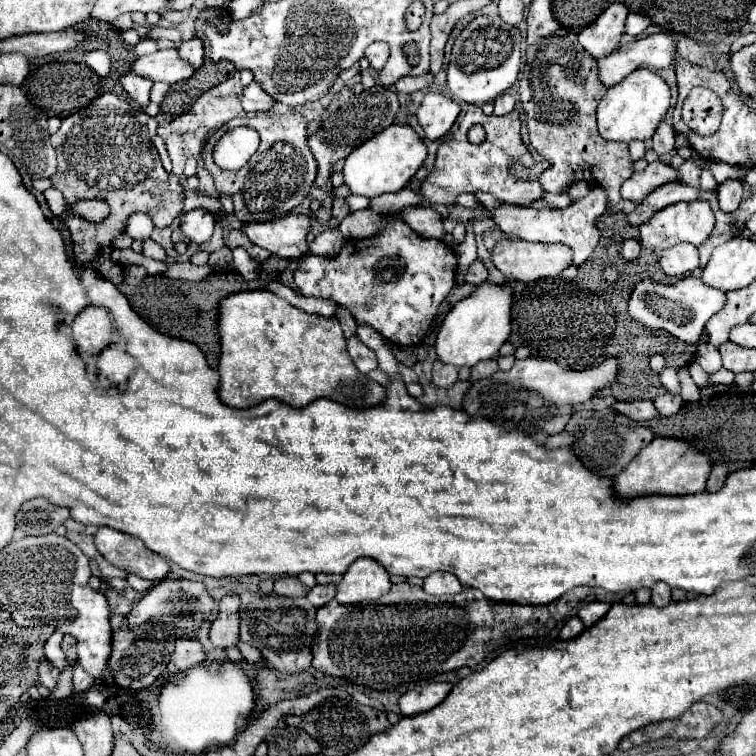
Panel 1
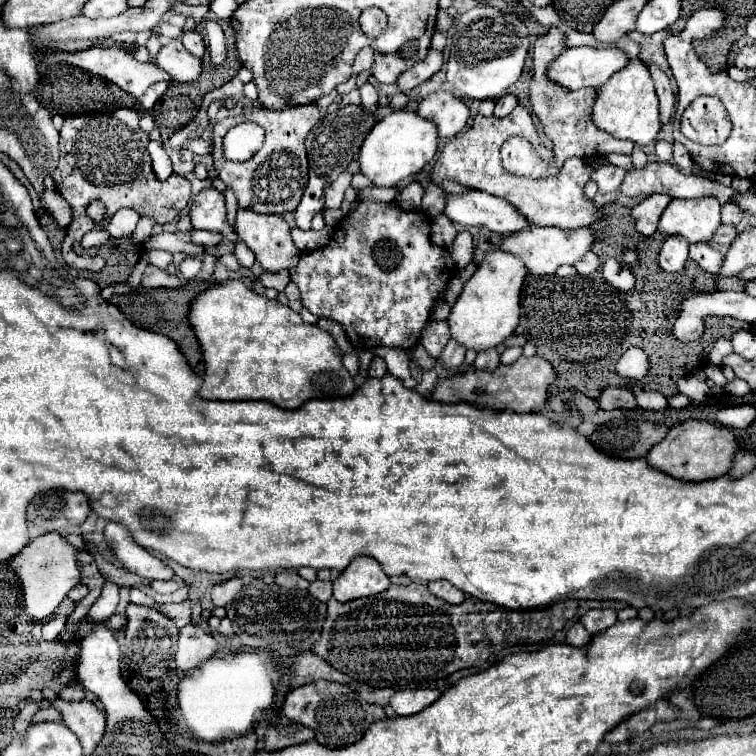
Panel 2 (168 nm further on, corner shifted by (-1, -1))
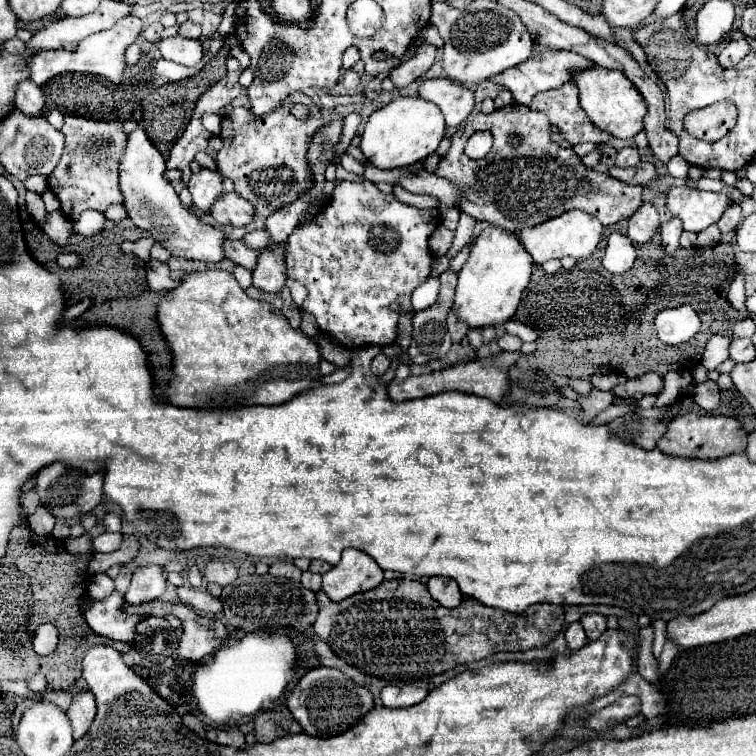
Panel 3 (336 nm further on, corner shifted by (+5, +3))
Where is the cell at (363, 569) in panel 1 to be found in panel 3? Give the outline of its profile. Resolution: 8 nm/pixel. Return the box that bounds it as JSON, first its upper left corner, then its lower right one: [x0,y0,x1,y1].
[322,548,382,602]

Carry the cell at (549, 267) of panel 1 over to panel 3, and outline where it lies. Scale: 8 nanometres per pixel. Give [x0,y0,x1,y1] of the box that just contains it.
[518,210,604,264]

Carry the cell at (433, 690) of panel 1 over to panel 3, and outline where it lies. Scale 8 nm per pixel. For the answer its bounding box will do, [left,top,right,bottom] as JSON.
[380,686,428,708]

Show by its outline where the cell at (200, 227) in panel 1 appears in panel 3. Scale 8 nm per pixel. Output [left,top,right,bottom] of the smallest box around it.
[188,168,222,212]

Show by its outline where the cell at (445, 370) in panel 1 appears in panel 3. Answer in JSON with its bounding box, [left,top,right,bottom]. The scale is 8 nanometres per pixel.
[446,308,468,342]

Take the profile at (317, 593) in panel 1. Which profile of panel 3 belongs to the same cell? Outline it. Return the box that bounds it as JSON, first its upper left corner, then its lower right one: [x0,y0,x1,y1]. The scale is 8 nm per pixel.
[300,572,322,592]

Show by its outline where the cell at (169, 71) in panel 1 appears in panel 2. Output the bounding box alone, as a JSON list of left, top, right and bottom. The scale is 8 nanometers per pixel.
[154,40,200,82]

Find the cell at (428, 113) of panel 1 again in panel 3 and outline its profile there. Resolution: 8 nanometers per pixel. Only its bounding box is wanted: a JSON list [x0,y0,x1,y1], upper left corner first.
[420,78,474,126]

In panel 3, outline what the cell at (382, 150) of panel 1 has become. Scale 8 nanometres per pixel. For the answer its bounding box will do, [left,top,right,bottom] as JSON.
[360,96,446,168]

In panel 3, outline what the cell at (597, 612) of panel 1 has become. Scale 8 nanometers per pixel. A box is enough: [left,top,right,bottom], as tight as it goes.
[580,614,606,642]

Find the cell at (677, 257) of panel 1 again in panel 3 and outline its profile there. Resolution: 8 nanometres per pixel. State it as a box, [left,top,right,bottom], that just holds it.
[660,218,682,252]

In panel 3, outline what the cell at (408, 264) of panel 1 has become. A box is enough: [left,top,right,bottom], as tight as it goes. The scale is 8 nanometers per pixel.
[286,182,440,348]

